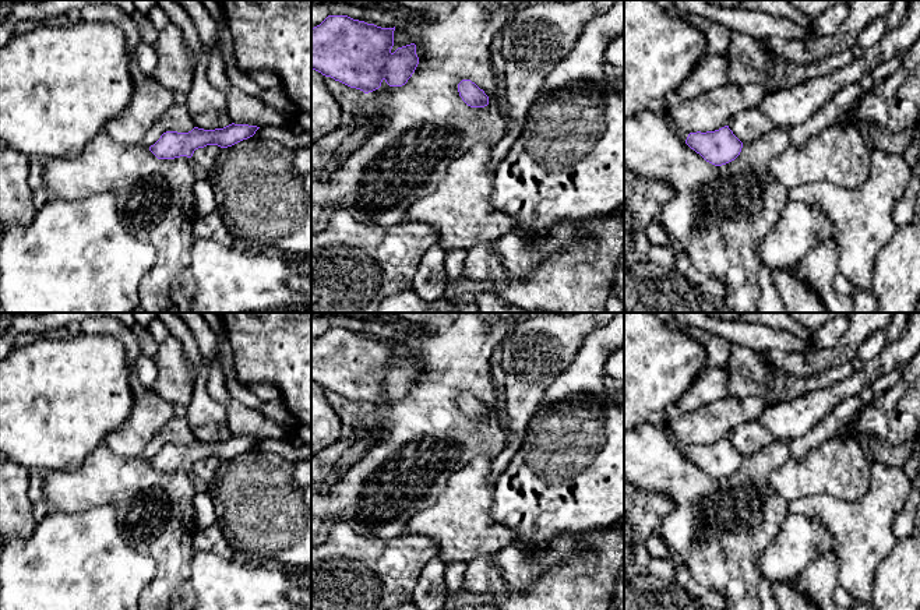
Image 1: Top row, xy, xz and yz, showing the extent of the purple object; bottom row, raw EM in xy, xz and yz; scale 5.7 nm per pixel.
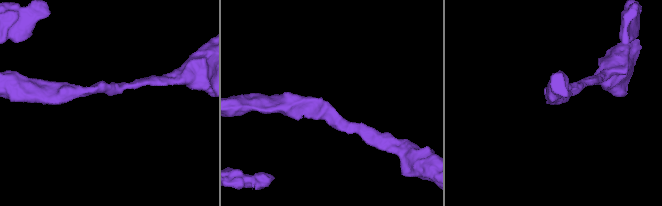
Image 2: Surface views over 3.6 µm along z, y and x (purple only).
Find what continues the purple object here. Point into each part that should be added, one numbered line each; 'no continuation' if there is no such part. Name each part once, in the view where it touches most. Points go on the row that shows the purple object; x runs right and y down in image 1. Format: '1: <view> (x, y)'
no continuation

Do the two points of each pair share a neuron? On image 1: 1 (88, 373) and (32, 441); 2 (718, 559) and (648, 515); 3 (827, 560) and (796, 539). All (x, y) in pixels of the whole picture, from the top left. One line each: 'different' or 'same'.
1: same
2: different
3: different

